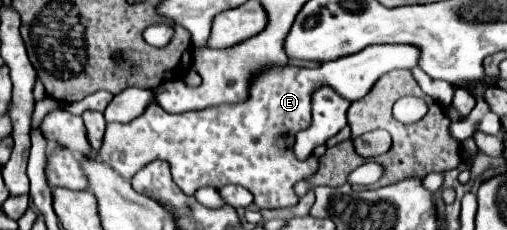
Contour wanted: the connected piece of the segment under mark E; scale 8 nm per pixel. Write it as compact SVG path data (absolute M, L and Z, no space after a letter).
M385 44L385 46L365 48L363 52L343 56L339 60L323 62L321 66L315 66L315 68L299 68L291 64L267 66L253 74L251 84L249 84L249 98L245 102L219 104L219 106L209 106L199 112L183 112L183 114L169 114L159 104L153 102L145 108L145 112L139 118L135 118L129 124L123 124L123 126L107 124L99 156L125 180L131 180L145 164L153 160L165 160L171 164L175 184L187 196L193 196L203 186L213 186L219 190L227 184L237 184L237 186L245 186L255 196L255 204L259 208L295 206L299 202L299 196L295 194L293 186L299 180L313 176L319 168L317 156L309 156L307 160L297 160L293 152L295 134L309 128L311 124L311 94L323 86L329 86L351 102L361 100L371 90L371 86L375 84L379 76L397 68L413 68L417 66L415 60L419 60L419 52L415 52L415 48L407 44Z

